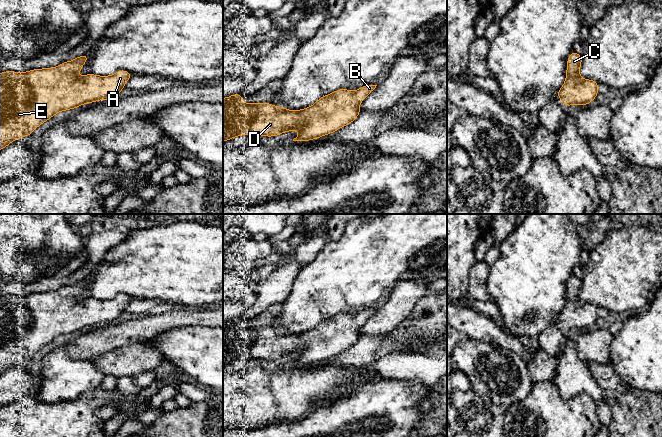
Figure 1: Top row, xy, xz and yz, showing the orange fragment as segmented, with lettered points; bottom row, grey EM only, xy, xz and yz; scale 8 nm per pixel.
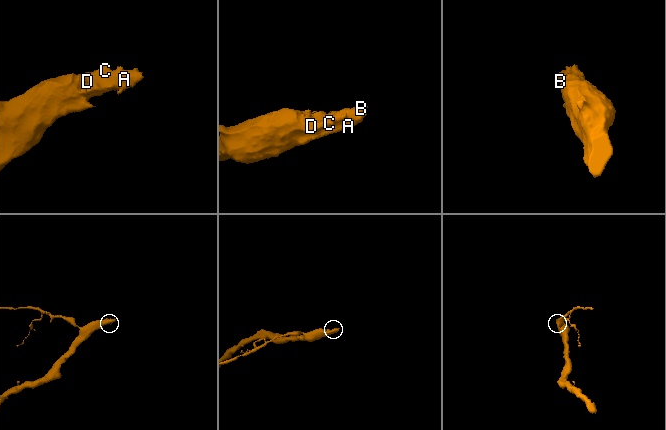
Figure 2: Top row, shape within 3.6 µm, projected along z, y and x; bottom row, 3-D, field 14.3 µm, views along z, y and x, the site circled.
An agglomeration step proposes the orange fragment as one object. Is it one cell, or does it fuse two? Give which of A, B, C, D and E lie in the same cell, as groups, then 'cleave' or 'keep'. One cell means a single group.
groups A B C D E; keep

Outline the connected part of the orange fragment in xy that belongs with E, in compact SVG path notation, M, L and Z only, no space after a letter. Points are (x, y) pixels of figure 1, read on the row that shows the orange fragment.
M86 53L72 61L63 62L58 67L33 69L24 73L0 73L0 150L15 139L31 135L38 126L60 111L99 100L111 100L133 76L128 71L119 70L110 76L85 74L79 78L77 74L88 59Z

